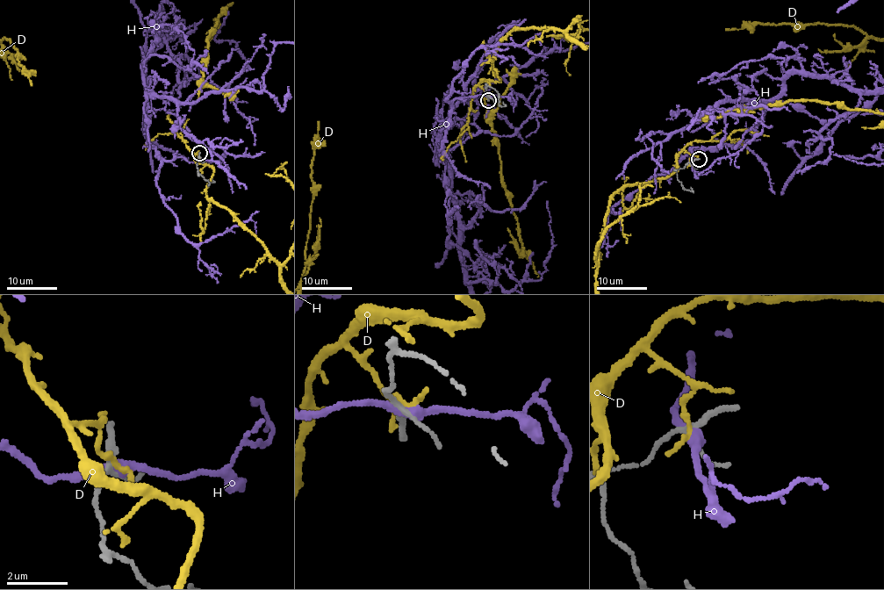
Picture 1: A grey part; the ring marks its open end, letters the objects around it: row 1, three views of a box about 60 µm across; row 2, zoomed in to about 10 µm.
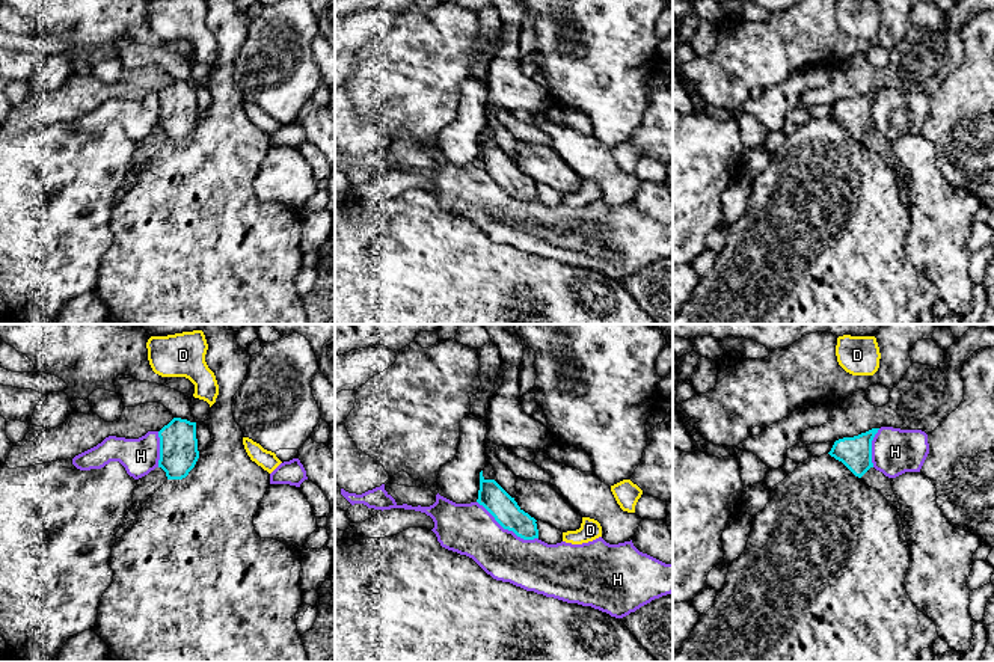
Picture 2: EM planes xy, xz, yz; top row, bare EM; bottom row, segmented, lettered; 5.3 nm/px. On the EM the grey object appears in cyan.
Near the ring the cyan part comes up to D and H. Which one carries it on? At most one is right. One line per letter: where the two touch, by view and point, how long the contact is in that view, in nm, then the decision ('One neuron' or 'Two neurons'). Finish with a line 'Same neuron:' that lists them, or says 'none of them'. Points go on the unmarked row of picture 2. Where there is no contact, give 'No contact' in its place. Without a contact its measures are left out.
D: No contact. Two neurons
H: Touches cyan at xz (507, 190). Shared border 380 nm. Two neurons
Same neuron: none of them

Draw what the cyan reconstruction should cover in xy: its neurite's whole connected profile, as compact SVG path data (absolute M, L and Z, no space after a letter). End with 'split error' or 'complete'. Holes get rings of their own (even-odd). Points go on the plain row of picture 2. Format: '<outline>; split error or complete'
M173 80L158 93L158 100L158 130L166 134L167 142L186 140L199 121L196 84Z; complete

